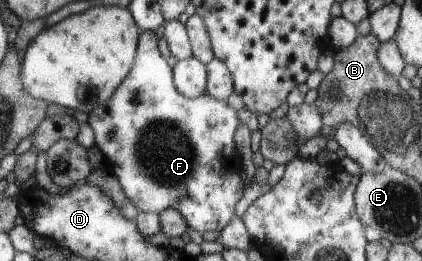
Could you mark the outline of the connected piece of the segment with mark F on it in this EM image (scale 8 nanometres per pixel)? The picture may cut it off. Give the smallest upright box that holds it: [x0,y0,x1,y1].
[88,31,245,234]

